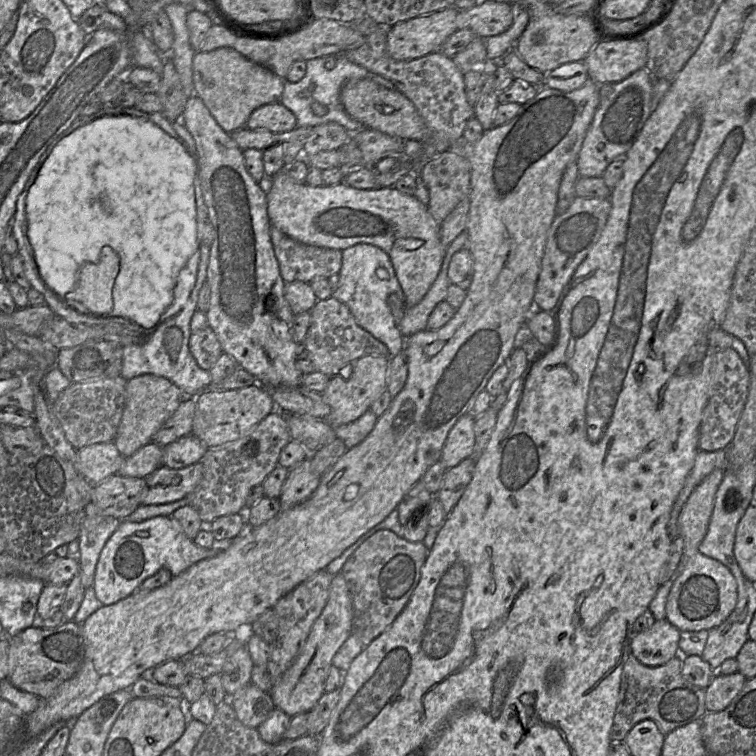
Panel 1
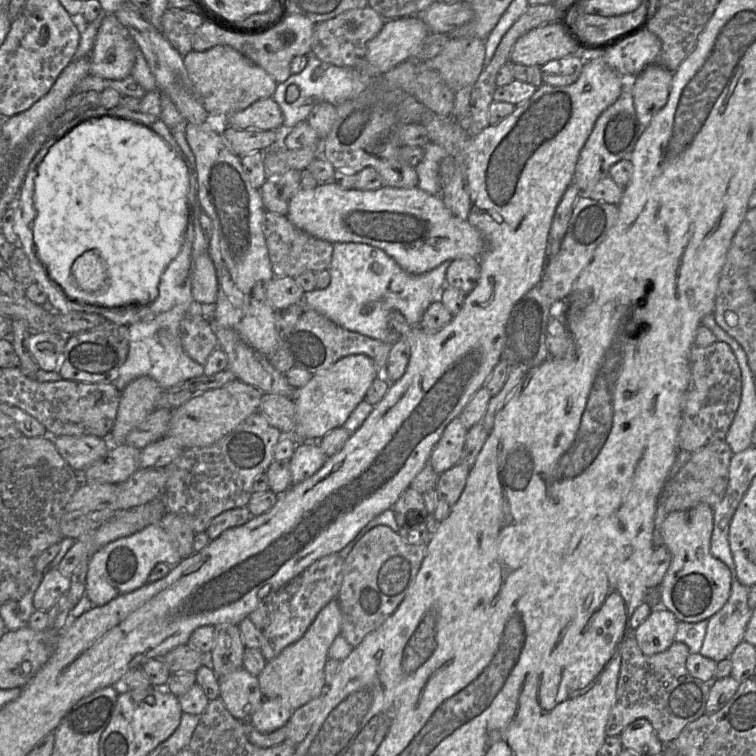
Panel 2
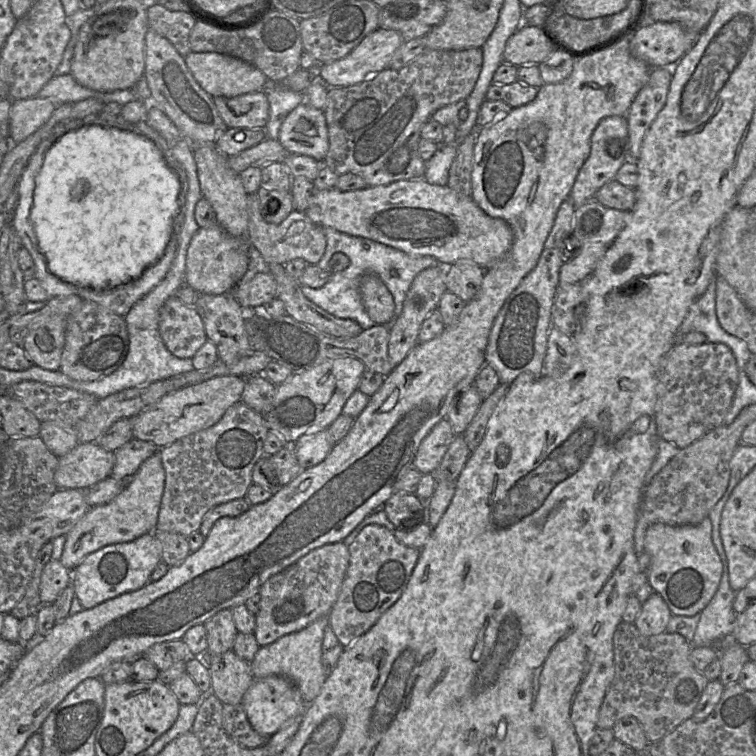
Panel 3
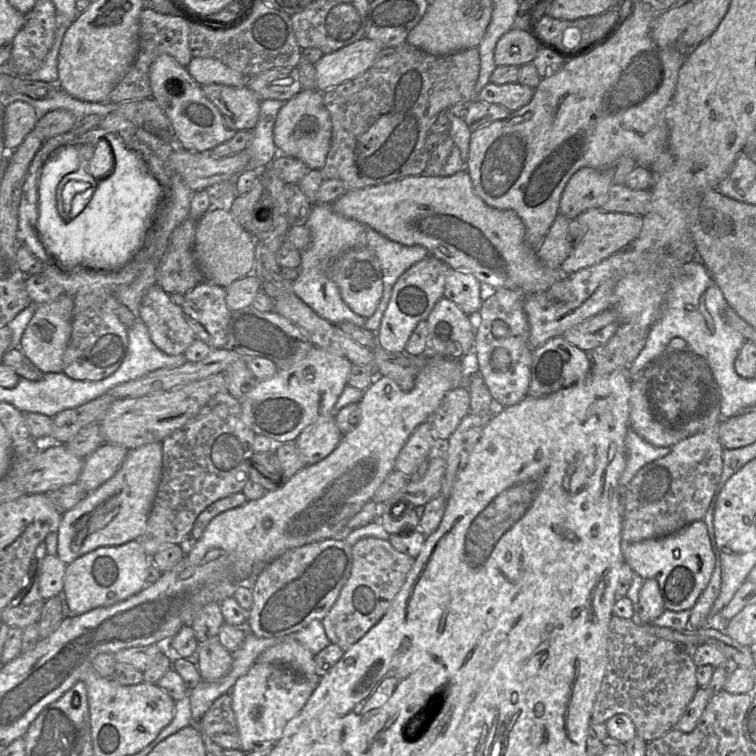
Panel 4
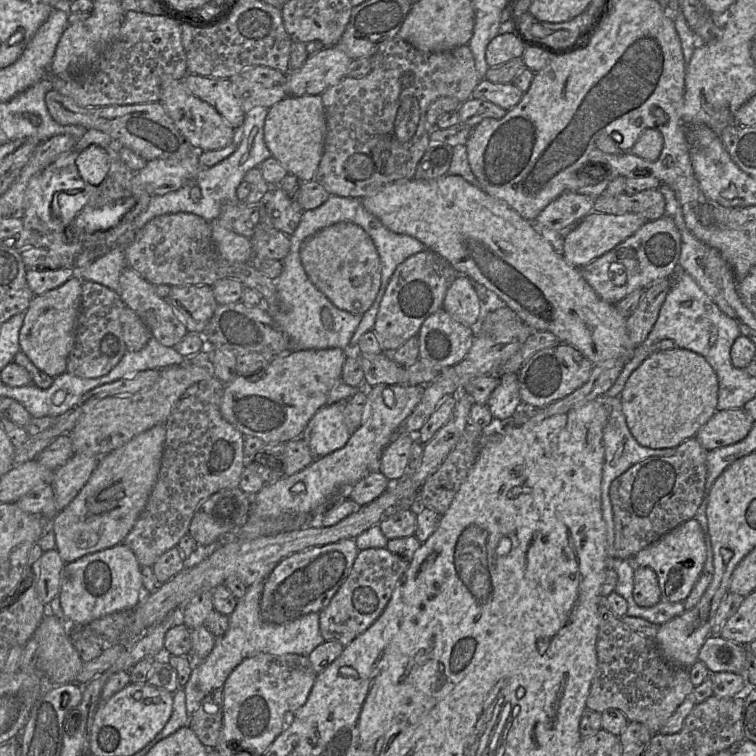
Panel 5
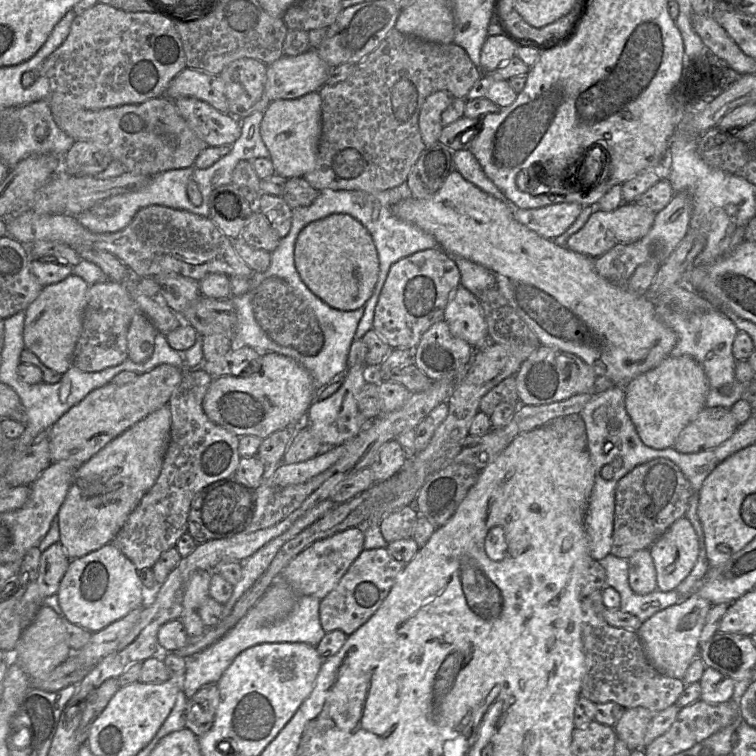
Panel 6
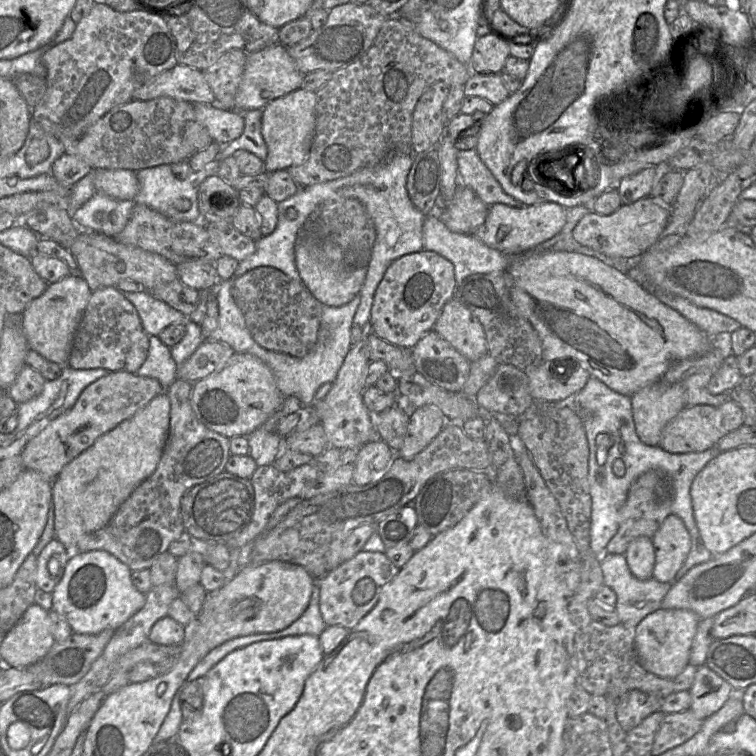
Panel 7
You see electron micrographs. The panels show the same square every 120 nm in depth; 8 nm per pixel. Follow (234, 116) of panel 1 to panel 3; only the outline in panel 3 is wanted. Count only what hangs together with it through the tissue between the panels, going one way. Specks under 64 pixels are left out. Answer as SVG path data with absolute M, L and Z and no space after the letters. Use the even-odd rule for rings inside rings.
M190 52L184 57L184 60L197 83L212 97L232 98L242 94L264 91L271 84L261 70L229 55L216 52Z

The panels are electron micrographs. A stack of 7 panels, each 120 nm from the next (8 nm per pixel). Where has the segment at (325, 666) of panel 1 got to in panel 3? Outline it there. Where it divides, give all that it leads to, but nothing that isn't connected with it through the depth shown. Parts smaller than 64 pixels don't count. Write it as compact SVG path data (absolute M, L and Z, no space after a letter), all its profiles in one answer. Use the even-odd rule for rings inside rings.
M327 615L318 618L298 632L285 635L272 644L260 647L249 663L254 679L263 679L270 675L283 676L296 685L305 704L313 702L326 680L322 666L322 643L325 629L328 626L329 619Z

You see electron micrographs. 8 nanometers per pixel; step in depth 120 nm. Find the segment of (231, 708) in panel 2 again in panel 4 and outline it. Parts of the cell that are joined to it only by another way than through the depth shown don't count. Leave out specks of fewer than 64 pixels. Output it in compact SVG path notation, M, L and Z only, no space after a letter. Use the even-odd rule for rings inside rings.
M212 637L200 642L196 651L197 667L203 681L215 681L226 676L232 666L232 653Z

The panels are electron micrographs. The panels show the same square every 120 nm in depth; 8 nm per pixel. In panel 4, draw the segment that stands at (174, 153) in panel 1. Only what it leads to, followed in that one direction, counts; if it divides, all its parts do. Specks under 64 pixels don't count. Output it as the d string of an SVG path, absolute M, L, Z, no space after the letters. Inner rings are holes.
M71 131L59 134L53 138L50 138L44 142L40 150L36 153L34 159L32 160L30 167L28 169L28 173L26 176L26 180L22 190L22 197L19 206L19 216L18 216L18 224L19 224L19 242L25 244L44 264L49 263L50 260L56 258L63 265L67 266L69 270L74 269L76 267L85 267L93 270L119 270L124 267L130 260L134 258L134 256L141 250L141 248L145 245L148 240L148 236L151 233L151 228L157 218L157 213L160 211L161 206L163 205L163 196L164 190L160 183L156 180L156 178L149 171L148 165L146 161L135 151L129 149L123 138L116 134L106 134L103 139L107 140L110 144L114 157L114 167L112 172L105 178L101 180L96 180L93 176L88 173L88 163L93 156L95 145L88 144L89 142L79 143L79 137L81 135L77 135ZM70 181L80 181L89 183L90 187L94 188L94 193L92 195L91 200L84 208L84 210L72 219L64 219L59 211L59 205L61 204L61 200L63 200L64 206L67 204L64 198L65 186Z

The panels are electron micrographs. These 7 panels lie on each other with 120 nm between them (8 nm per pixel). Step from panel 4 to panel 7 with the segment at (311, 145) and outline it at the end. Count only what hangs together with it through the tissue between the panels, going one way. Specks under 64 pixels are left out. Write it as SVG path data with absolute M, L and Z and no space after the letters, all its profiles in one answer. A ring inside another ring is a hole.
M299 88L272 100L262 109L261 134L267 146L265 172L287 170L308 159L315 135L315 107L316 93Z

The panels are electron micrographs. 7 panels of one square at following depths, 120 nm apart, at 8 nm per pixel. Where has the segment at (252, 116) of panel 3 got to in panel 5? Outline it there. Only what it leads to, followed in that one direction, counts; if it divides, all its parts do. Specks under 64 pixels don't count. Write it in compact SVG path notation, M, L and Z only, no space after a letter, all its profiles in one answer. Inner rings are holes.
M189 73L183 83L193 95L213 106L232 128L243 126L246 113L233 92L230 79Z

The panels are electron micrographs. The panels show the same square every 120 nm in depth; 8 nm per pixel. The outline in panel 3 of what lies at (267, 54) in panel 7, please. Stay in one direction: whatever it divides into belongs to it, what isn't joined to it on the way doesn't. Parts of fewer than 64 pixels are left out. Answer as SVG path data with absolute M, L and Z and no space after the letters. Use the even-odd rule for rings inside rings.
M377 28L366 35L345 57L329 63L320 63L317 73L329 88L358 84L369 76L388 68L393 54L403 42L404 40L399 32L391 29Z

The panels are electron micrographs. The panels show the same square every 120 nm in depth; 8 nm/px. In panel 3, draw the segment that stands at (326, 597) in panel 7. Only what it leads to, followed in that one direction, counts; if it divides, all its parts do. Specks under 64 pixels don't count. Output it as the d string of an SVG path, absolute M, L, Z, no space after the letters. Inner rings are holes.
M380 525L363 528L349 549L349 565L335 604L328 613L329 626L344 648L364 635L401 597L418 561L420 550L399 542Z

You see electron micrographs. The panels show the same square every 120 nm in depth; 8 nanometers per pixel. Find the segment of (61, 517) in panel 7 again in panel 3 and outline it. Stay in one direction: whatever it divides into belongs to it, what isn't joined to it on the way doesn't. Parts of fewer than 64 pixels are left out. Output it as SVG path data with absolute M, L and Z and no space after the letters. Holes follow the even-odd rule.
M159 452L146 459L137 472L126 481L122 491L109 503L97 505L66 534L61 564L74 570L89 554L109 544L130 542L156 529L165 486L165 471Z

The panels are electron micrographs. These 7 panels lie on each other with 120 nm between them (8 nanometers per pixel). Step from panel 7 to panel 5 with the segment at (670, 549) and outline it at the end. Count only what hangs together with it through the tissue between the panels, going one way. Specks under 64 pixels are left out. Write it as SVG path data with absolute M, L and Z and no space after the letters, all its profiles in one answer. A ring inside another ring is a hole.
M689 519L656 542L638 552L631 560L634 566L652 568L659 580L661 600L684 602L696 583L707 557L704 534L697 520Z

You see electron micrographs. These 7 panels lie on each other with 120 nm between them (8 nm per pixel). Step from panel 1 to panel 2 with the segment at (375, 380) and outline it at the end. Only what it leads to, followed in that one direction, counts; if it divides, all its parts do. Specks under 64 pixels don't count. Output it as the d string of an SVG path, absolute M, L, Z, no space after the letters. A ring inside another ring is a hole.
M364 354L346 356L329 368L313 374L305 386L296 390L294 396L296 443L319 441L331 430L342 427L352 411L365 399L367 390L379 374L374 362Z

